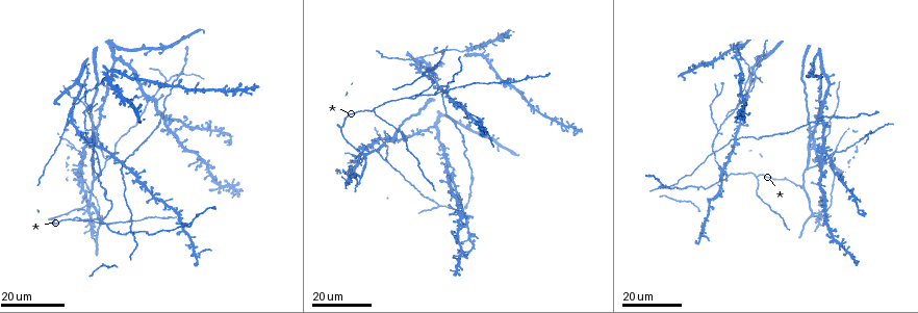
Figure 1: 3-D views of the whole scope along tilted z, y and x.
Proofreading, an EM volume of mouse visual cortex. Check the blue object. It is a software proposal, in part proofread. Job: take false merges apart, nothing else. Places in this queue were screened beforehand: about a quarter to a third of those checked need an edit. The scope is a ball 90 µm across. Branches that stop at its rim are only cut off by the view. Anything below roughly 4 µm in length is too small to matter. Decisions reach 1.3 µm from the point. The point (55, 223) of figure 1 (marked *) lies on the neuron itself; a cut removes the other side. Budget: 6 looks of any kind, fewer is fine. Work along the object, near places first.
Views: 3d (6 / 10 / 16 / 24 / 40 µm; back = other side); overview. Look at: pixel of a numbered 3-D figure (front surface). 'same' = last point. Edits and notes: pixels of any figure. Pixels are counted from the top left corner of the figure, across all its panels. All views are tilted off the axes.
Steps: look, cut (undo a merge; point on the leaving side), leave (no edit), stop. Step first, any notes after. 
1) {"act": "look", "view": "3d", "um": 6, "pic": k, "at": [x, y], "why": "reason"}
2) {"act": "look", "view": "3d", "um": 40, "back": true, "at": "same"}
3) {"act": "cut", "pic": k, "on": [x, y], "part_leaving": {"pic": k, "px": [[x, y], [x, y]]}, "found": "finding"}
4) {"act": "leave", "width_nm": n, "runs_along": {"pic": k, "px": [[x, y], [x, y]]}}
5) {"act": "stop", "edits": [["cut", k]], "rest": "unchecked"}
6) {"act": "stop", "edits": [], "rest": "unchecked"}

{"act": "look", "view": "3d", "um": 16, "pic": 1, "at": [830, 238], "why": "four or more arms meet"}

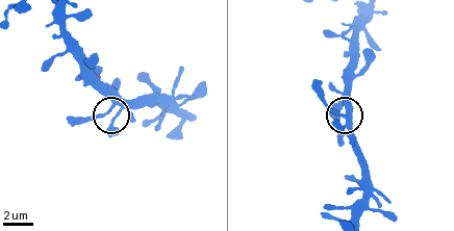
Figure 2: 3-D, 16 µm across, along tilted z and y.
{"act": "look", "view": "3d", "um": 6, "pic": 2, "at": [115, 100]}

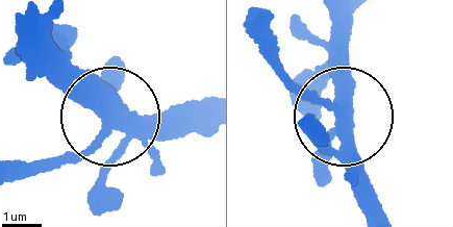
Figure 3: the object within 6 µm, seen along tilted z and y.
{"act": "leave", "width_nm": 380, "runs_along": {"pic": 3, "px": [[24, 32], [31, 66], [96, 107], [102, 126], [41, 170]]}, "found": "continuous, no second neuron"}

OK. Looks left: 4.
{"act": "look", "view": "3d", "um": 24, "pic": 1, "at": [108, 161], "why": "arms part here"}

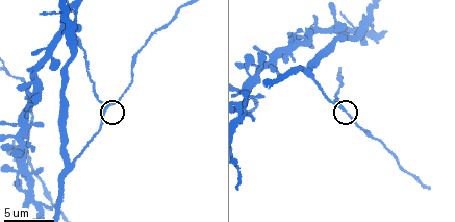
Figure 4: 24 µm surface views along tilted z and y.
{"act": "look", "view": "3d", "um": 6, "pic": 4, "at": [342, 107]}

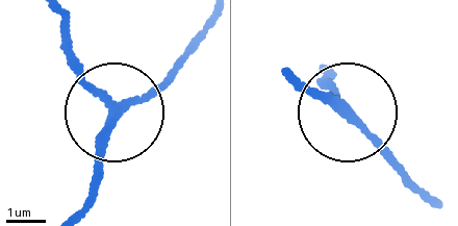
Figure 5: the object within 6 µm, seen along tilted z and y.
{"act": "leave", "runs_along": {"pic": 5, "px": [[294, 73], [342, 108], [328, 74]]}, "found": "one neuron here"}

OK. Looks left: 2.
{"act": "look", "view": "3d", "um": 10, "pic": 4, "at": [72, 163], "why": "two arms in line, one across"}

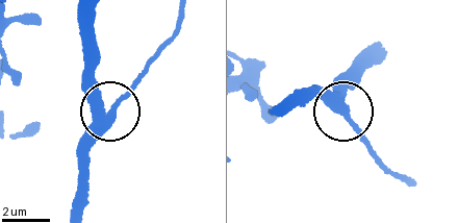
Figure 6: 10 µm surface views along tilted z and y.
{"act": "leave", "width_nm": 330, "runs_along": {"pic": 6, "px": [[278, 106], [314, 88], [369, 141]]}, "found": "all the same neuron"}

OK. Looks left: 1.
{"act": "stop", "edits": [], "rest": "unchecked"}

